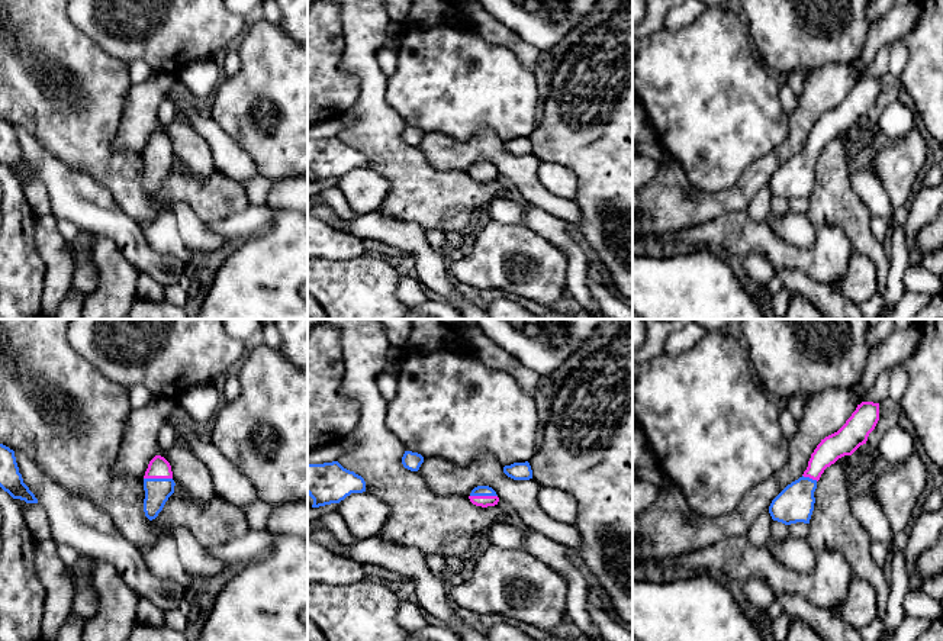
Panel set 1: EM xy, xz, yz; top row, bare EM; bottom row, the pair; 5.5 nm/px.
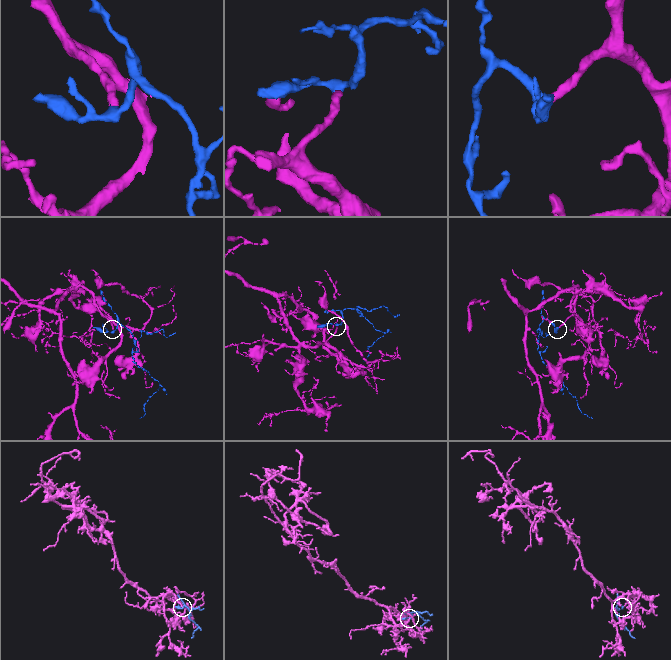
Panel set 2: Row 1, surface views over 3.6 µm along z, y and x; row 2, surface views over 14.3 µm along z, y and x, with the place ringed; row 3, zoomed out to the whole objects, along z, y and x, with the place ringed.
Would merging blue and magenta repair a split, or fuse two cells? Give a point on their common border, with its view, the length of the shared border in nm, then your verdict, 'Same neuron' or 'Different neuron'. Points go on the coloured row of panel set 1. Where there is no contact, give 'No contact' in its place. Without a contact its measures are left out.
Touches blue at xy (158, 479). Shared border 160 nm. Same neuron

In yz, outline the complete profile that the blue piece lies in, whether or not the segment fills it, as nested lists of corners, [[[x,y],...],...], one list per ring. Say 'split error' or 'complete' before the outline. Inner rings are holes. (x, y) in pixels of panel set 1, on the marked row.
split error; [[[862,402],[834,434],[817,445],[804,474],[788,484],[770,503],[769,513],[773,521],[785,525],[810,524],[814,510],[814,492],[817,481],[827,467],[844,455],[852,455],[866,444],[869,434],[879,421],[879,403]]]

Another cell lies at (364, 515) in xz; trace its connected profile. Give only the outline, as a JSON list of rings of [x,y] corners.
[[[366,492],[347,496],[337,512],[355,541],[379,535],[389,518],[389,506]]]

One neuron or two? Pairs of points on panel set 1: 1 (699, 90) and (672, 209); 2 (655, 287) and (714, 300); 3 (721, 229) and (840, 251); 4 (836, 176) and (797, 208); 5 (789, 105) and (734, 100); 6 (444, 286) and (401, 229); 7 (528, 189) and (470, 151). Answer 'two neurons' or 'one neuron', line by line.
1: two neurons
2: one neuron
3: one neuron
4: two neurons
5: two neurons
6: one neuron
7: one neuron

